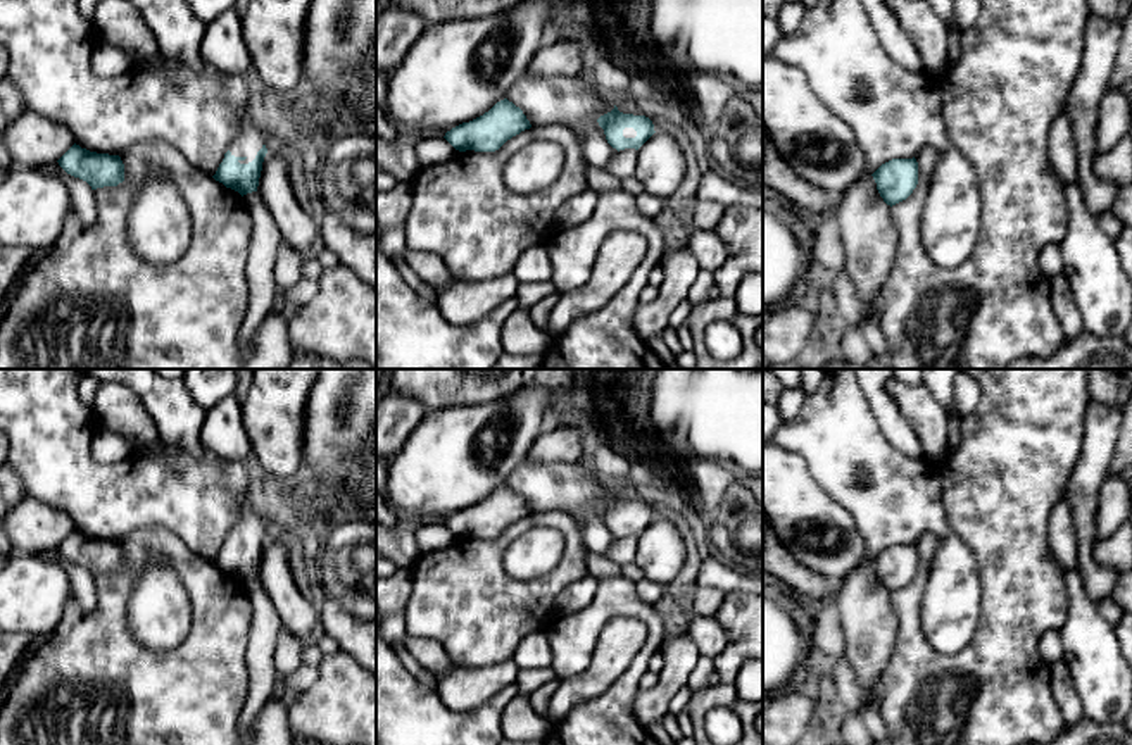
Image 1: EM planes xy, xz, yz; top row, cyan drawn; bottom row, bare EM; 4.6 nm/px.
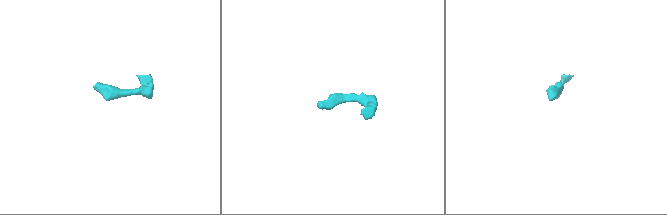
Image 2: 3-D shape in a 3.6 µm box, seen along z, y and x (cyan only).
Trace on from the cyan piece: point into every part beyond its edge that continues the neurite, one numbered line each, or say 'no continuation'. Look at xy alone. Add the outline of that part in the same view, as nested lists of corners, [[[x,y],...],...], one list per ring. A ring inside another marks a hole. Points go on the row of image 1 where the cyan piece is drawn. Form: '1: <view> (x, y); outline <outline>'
1: xy (249, 140); outline [[[245,112],[240,122],[238,135],[230,145],[231,155],[238,157],[240,164],[248,164],[255,159],[257,152],[262,148],[266,136],[252,126],[248,114]]]

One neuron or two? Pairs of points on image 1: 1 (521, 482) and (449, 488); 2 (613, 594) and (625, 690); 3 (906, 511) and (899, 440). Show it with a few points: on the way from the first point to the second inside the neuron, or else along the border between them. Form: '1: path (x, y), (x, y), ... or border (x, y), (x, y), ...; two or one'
1: border (527, 457), (504, 483); two
2: path (639, 611), (653, 625), (653, 644), (641, 664); one
3: border (877, 418), (877, 426), (891, 444), (925, 461); two

